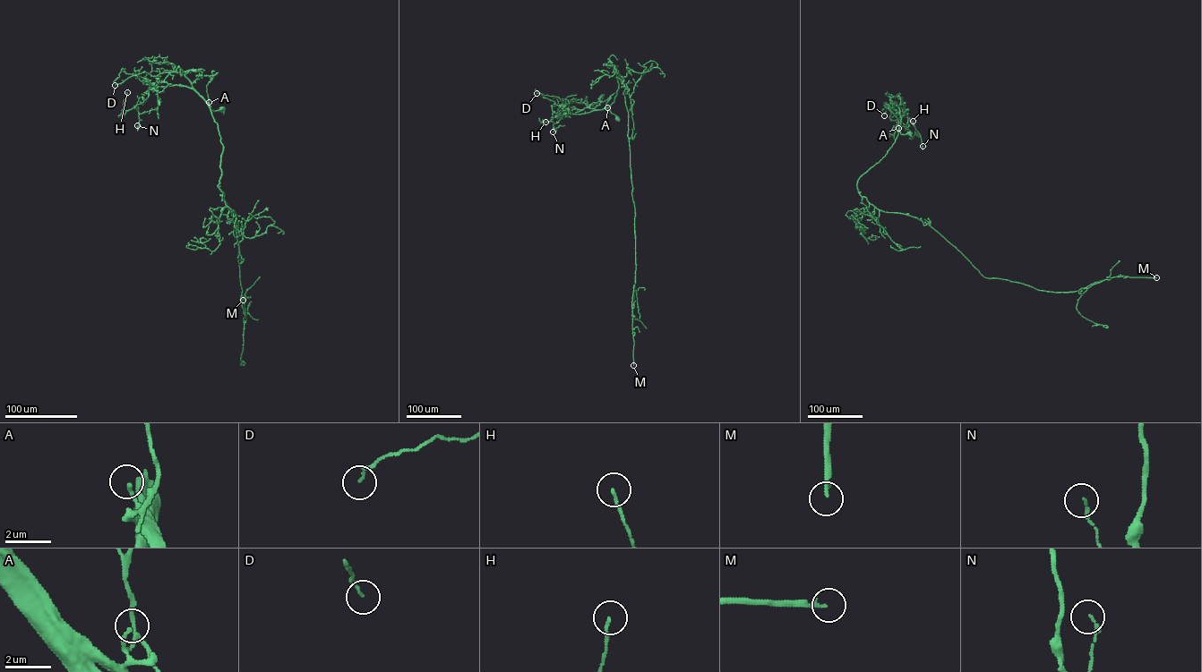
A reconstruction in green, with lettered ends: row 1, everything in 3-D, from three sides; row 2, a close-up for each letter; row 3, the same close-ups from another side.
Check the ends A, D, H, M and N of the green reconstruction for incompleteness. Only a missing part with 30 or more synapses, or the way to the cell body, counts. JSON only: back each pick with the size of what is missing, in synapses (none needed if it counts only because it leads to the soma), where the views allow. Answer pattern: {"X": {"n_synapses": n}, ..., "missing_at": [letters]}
{"M": {"n_synapses": 70}, "missing_at": ["M"]}

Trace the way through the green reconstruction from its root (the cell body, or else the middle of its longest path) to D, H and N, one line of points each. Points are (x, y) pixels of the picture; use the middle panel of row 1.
D: (617, 118), (606, 108), (596, 110), (584, 103), (564, 101), (555, 97), (536, 93)
H: (617, 118), (605, 108), (580, 114), (563, 114), (540, 123), (545, 122)
N: (617, 118), (606, 108), (580, 114), (563, 114), (558, 123), (553, 124), (553, 131)

